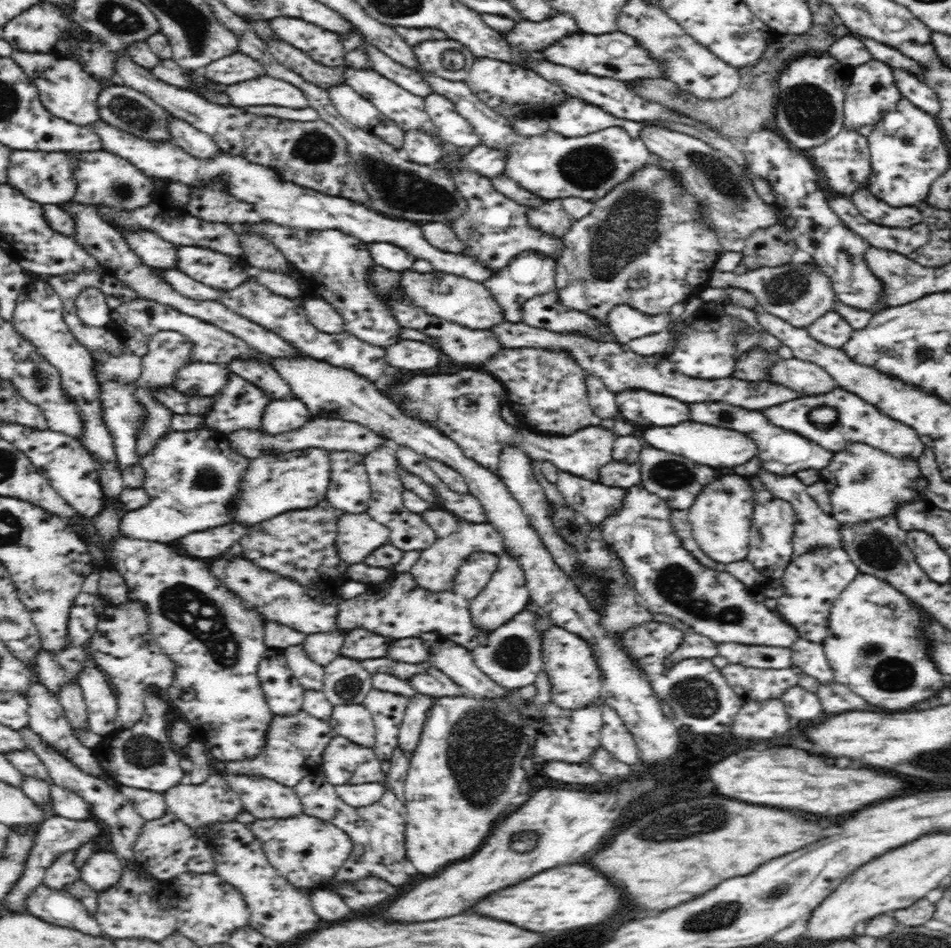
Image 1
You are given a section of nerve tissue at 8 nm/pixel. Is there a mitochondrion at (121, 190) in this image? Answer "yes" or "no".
yes

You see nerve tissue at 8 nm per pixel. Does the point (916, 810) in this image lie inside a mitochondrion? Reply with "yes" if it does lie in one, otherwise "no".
no

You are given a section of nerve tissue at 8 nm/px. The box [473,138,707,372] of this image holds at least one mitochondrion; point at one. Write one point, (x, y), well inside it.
(634, 222)

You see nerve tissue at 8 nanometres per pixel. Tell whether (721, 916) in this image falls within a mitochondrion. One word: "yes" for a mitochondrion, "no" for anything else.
yes

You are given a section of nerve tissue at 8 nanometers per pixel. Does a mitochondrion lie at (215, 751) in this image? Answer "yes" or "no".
no

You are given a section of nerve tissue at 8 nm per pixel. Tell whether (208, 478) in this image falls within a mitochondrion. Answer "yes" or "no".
yes

